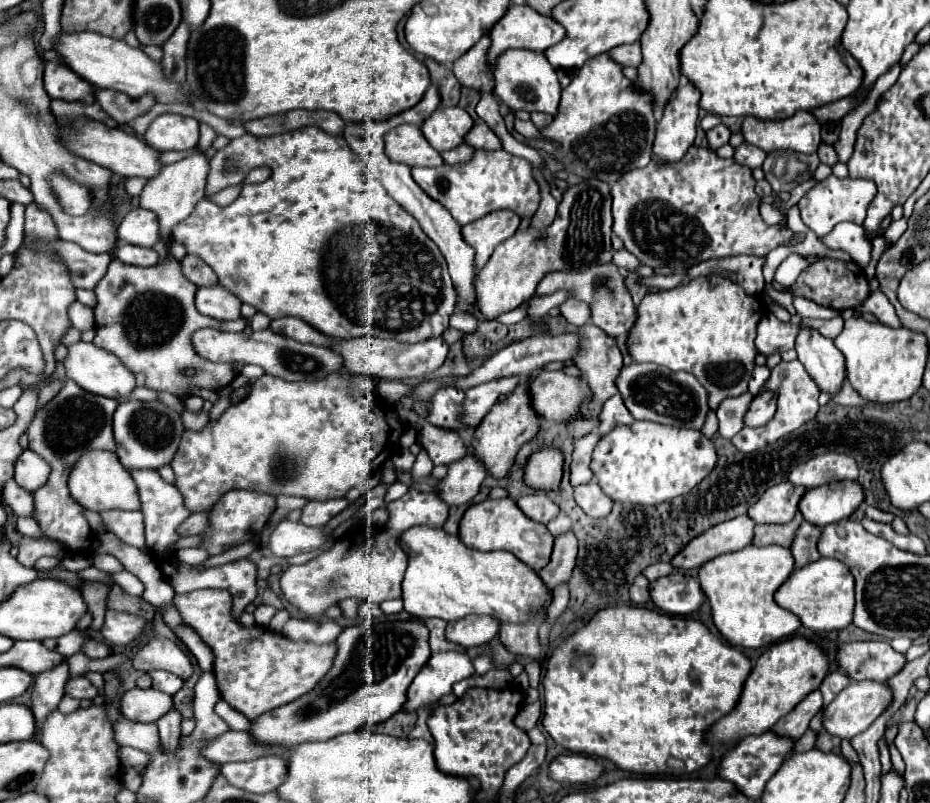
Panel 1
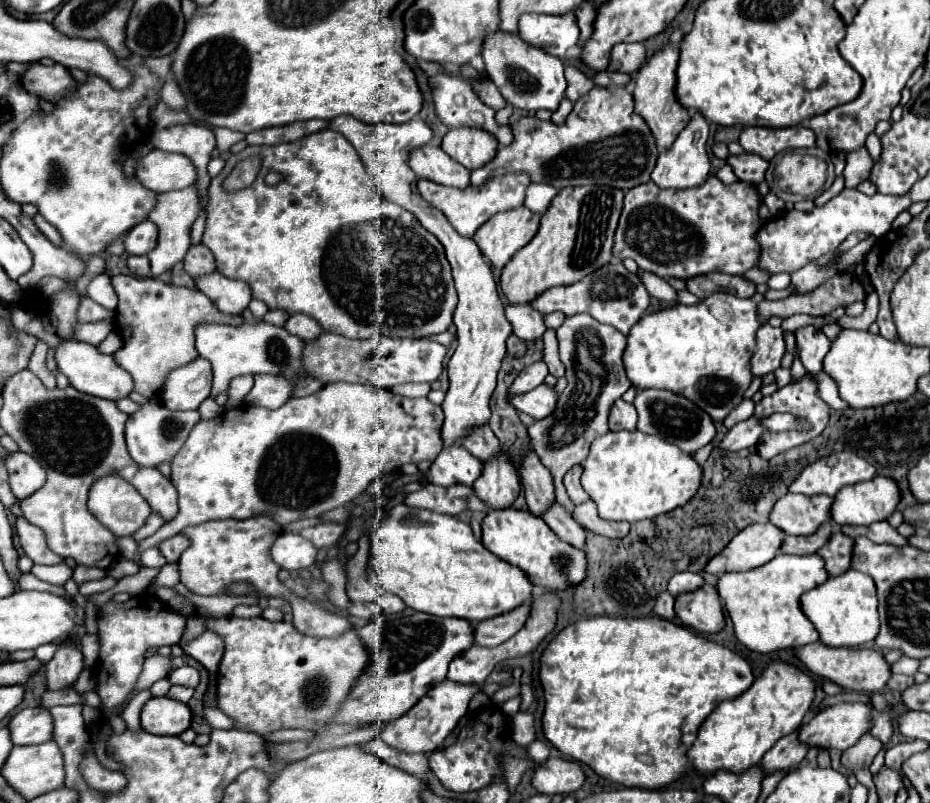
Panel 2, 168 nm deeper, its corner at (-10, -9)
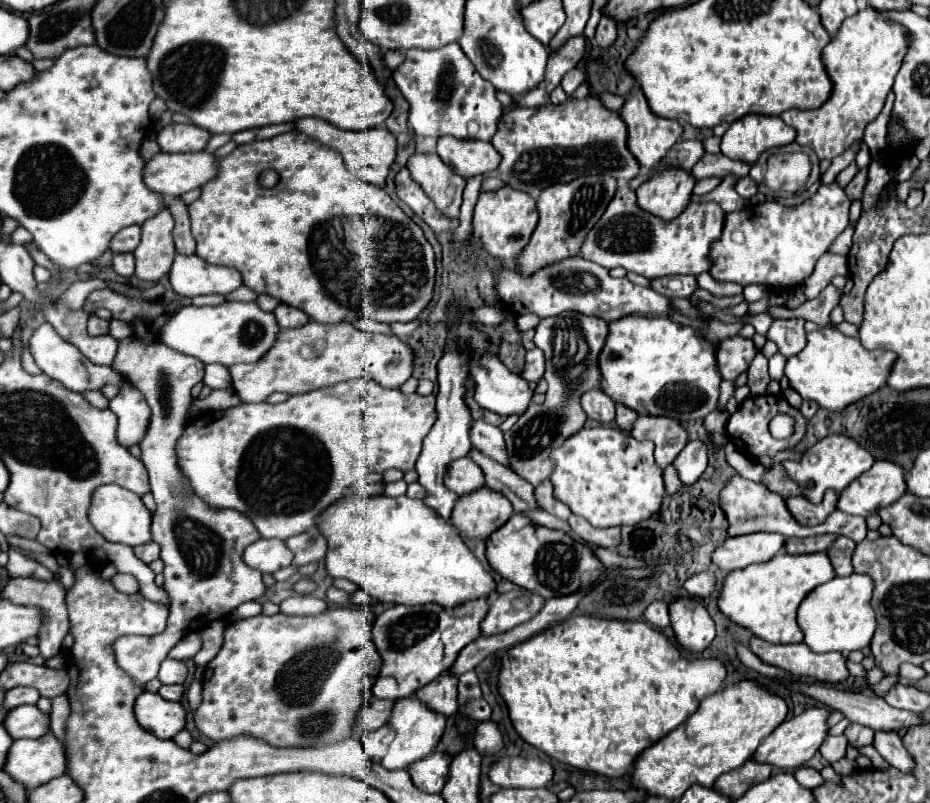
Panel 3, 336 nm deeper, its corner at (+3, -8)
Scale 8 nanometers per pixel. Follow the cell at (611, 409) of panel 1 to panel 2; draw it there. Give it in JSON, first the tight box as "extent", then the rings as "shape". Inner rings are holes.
{"extent":[608,398,636,430],"shape":[[[622,398],[616,400],[610,408],[608,426],[610,430],[634,430],[636,428],[636,408],[632,404],[626,404]]]}

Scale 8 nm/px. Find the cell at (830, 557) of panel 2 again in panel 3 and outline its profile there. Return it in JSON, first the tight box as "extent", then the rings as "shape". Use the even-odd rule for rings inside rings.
{"extent":[827,537,855,577],"shape":[[[837,537],[835,545],[831,545],[831,549],[827,549],[827,555],[831,559],[831,565],[833,565],[837,577],[853,573],[853,567],[851,567],[853,549],[855,549],[855,541],[851,541],[847,537]]]}

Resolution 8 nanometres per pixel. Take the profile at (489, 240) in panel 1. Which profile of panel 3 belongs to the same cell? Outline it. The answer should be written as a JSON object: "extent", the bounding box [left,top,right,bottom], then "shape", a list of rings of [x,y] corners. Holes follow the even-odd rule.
{"extent":[471,187,537,263],"shape":[[[503,187],[499,191],[483,191],[473,211],[471,221],[471,237],[479,237],[483,249],[499,259],[501,263],[513,263],[513,259],[521,253],[521,249],[529,243],[529,237],[537,225],[537,209],[535,199],[529,193],[515,191],[511,187]]]}

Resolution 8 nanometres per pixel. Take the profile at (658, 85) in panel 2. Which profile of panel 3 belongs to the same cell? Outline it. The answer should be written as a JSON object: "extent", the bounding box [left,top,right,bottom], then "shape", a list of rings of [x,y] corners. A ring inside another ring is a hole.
{"extent":[621,87,683,169],"shape":[[[635,87],[631,89],[631,97],[625,99],[625,105],[621,109],[621,119],[627,123],[629,127],[629,137],[627,137],[627,145],[631,149],[631,153],[635,155],[635,159],[641,163],[641,167],[645,169],[653,169],[665,155],[667,151],[679,141],[681,133],[683,133],[683,127],[679,121],[673,121],[673,119],[663,119],[663,117],[657,117],[651,109],[649,109],[649,103],[641,91],[641,87]]]}

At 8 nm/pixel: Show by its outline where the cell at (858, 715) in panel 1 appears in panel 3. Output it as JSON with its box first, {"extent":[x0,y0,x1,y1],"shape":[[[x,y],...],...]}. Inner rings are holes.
{"extent":[753,707,829,769],"shape":[[[811,707],[811,709],[803,711],[797,717],[791,717],[787,721],[783,721],[769,737],[765,737],[761,741],[759,749],[753,755],[755,761],[771,763],[771,765],[781,767],[781,769],[795,769],[795,767],[805,765],[819,751],[819,747],[823,745],[823,741],[829,735],[827,719],[829,719],[829,709],[825,709],[825,707]]]}

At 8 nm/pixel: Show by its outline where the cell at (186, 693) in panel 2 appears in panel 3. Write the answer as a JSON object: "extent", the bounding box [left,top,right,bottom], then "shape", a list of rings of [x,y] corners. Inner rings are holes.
{"extent":[159,685,183,701],"shape":[[[161,685],[159,695],[167,701],[179,701],[183,695],[183,685]]]}

